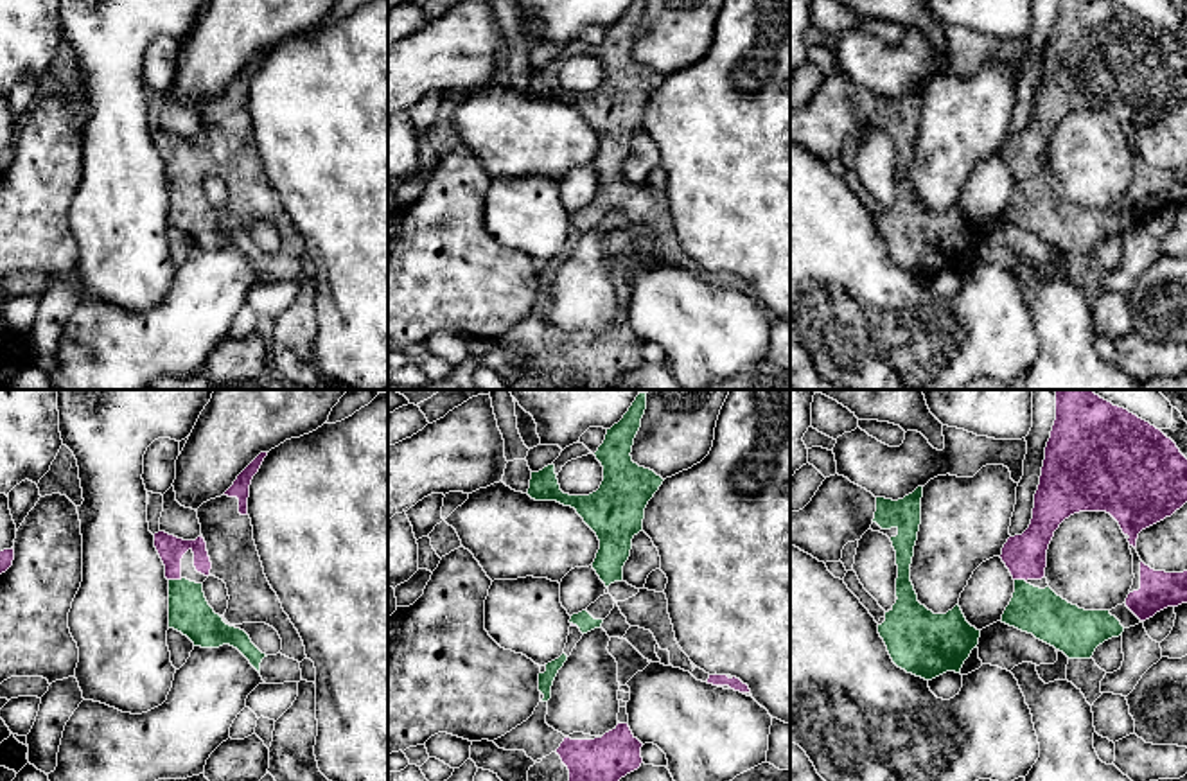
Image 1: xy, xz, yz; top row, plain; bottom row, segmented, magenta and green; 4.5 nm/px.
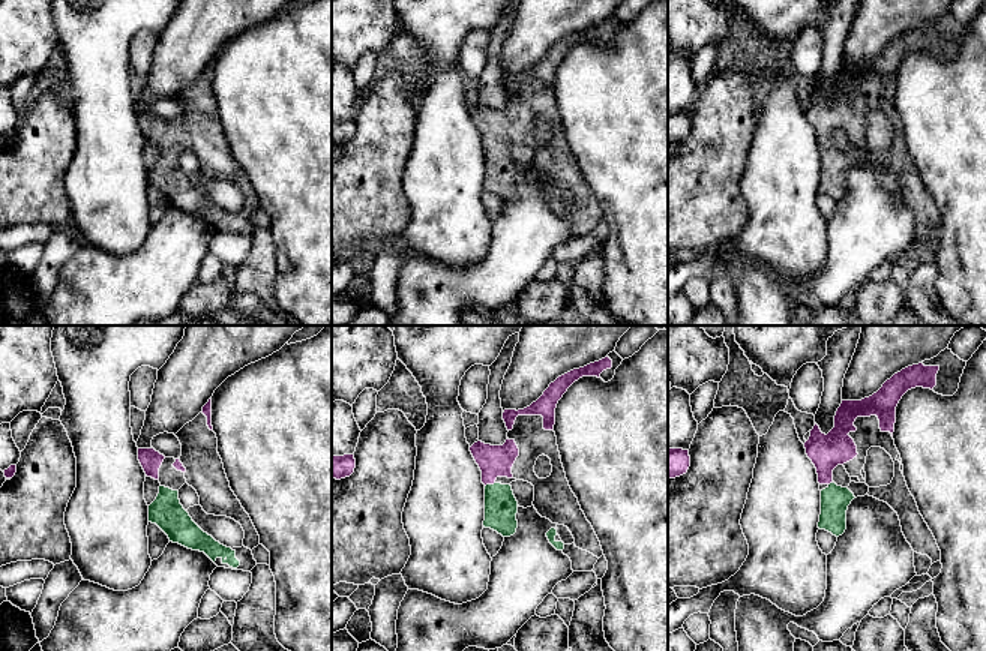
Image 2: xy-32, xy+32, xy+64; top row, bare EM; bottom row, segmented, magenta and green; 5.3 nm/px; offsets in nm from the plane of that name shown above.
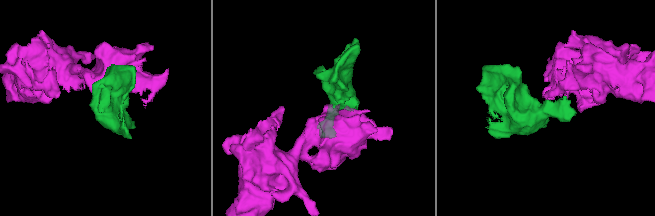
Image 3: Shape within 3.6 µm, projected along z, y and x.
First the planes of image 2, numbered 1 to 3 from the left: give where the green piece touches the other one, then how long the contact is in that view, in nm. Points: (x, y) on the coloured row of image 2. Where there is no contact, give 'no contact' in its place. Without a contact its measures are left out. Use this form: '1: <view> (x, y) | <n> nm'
1: no contact
2: xy+32 (489, 483) | 60 nm
3: no contact

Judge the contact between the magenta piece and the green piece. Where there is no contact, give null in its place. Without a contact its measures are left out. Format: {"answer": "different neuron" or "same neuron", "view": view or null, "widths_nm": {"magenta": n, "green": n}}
{"answer": "same neuron", "view": "xy", "widths_nm": {"magenta": 120, "green": 190}}

